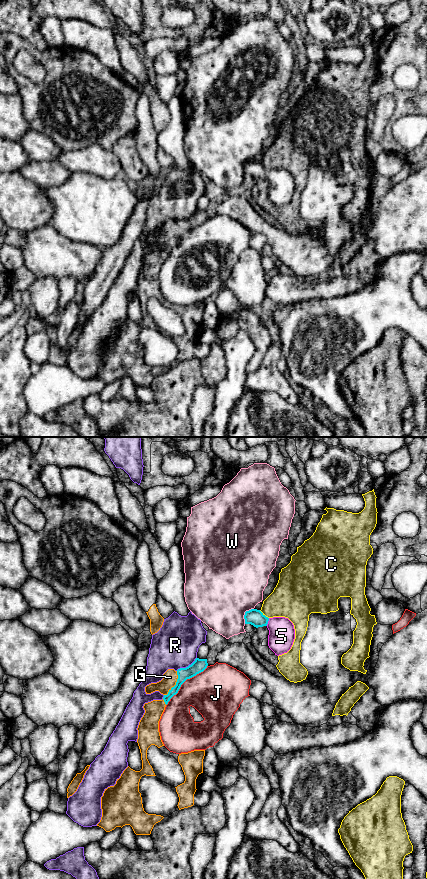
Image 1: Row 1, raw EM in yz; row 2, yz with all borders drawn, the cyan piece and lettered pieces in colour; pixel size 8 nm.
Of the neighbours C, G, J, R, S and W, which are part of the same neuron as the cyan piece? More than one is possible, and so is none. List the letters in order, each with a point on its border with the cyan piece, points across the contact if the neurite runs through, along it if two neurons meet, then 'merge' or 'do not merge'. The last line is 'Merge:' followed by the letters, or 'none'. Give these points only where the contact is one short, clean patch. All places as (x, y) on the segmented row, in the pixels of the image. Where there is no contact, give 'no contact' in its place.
C: meets cyan in yz at (264, 615); do not merge
G: meets cyan in yz at (176, 684); merge
J: meets cyan in yz at (184, 681); do not merge
R: meets cyan in yz at (186, 667); do not merge
S: meets cyan in yz at (267, 622); runs through yz (255, 617), (267, 622), (281, 636); merge
W: meets cyan in yz at (245, 614); do not merge
Merge: G, S

